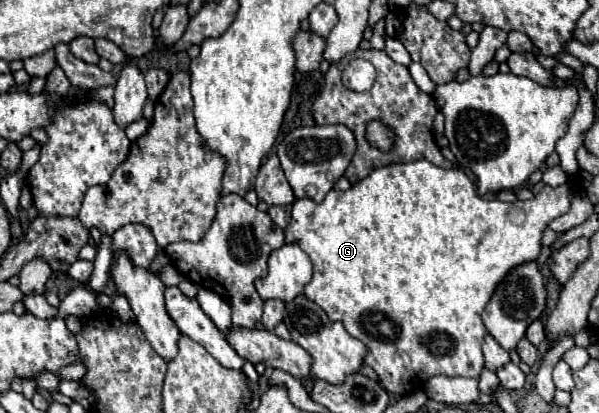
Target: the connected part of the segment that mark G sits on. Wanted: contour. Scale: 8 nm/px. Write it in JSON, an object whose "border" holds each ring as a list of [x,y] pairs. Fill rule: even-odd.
{"border":[[[425,159],[411,161],[411,163],[397,163],[397,165],[387,165],[371,171],[365,179],[359,183],[351,185],[347,191],[331,189],[327,197],[321,203],[313,203],[313,199],[297,199],[293,203],[291,211],[291,221],[285,229],[285,243],[297,243],[311,259],[313,263],[313,279],[305,285],[305,297],[313,303],[317,303],[331,321],[341,321],[347,329],[349,335],[355,339],[363,341],[367,347],[367,355],[363,357],[363,363],[373,367],[373,371],[379,377],[379,383],[395,395],[407,395],[413,391],[419,391],[425,387],[425,383],[435,377],[435,375],[445,375],[445,377],[479,377],[481,369],[485,367],[483,359],[483,337],[485,337],[485,325],[481,319],[481,313],[485,305],[489,303],[497,283],[509,273],[511,267],[533,261],[541,253],[541,237],[547,227],[547,223],[563,213],[569,211],[569,199],[571,199],[571,187],[561,185],[557,189],[545,187],[535,199],[529,201],[515,201],[515,203],[503,203],[503,201],[487,201],[475,193],[473,181],[461,171],[461,169],[441,169]]]}

